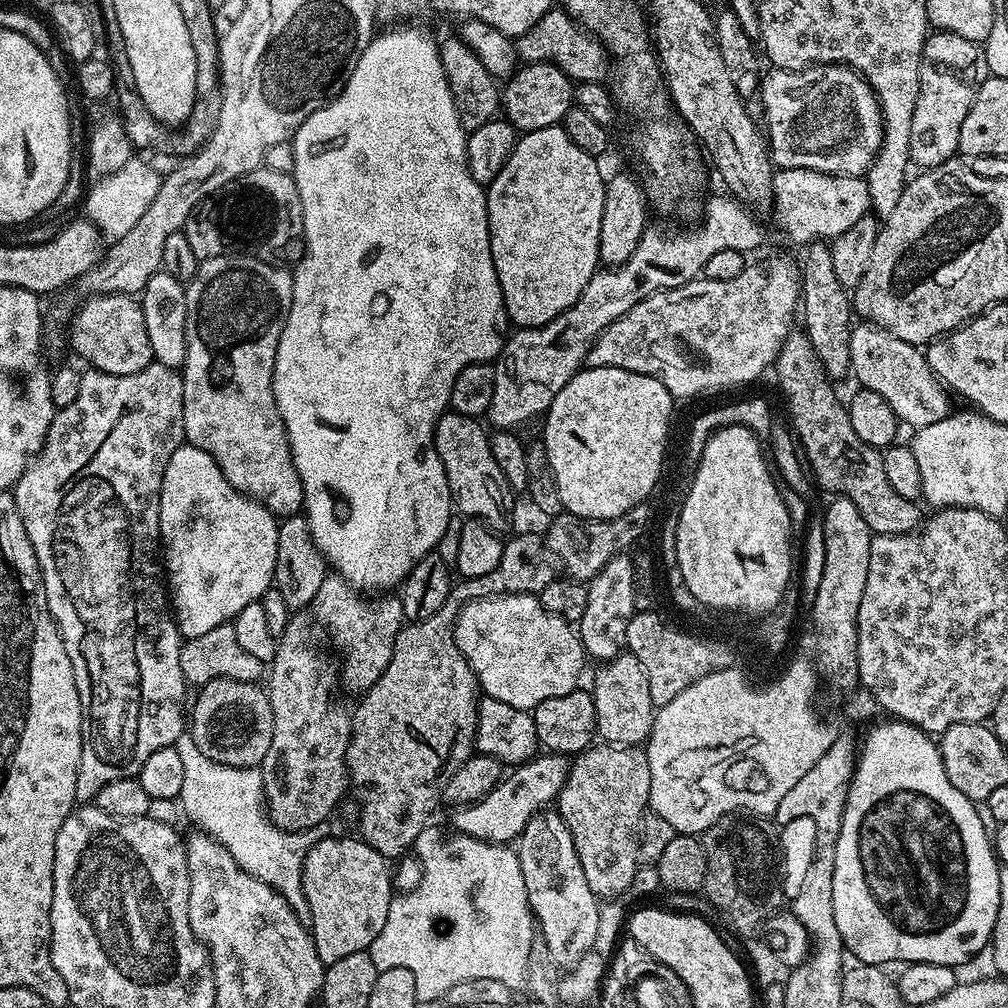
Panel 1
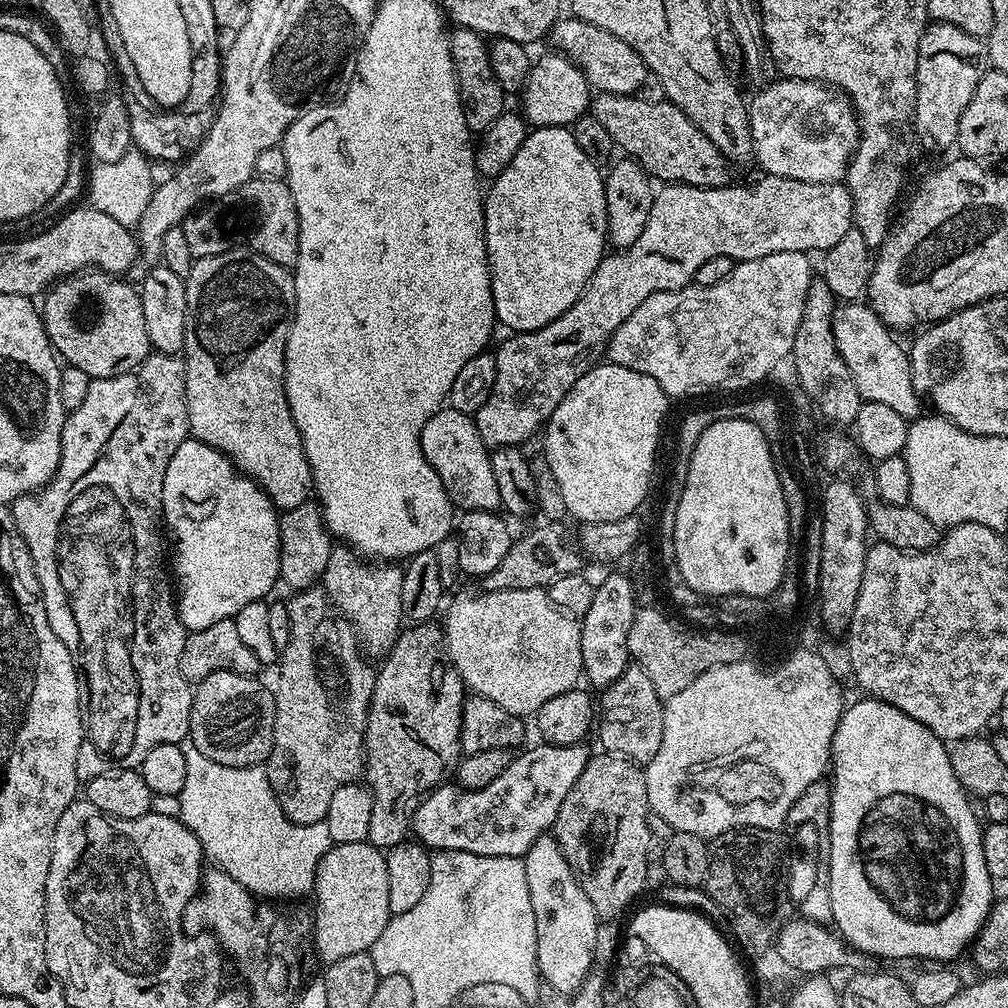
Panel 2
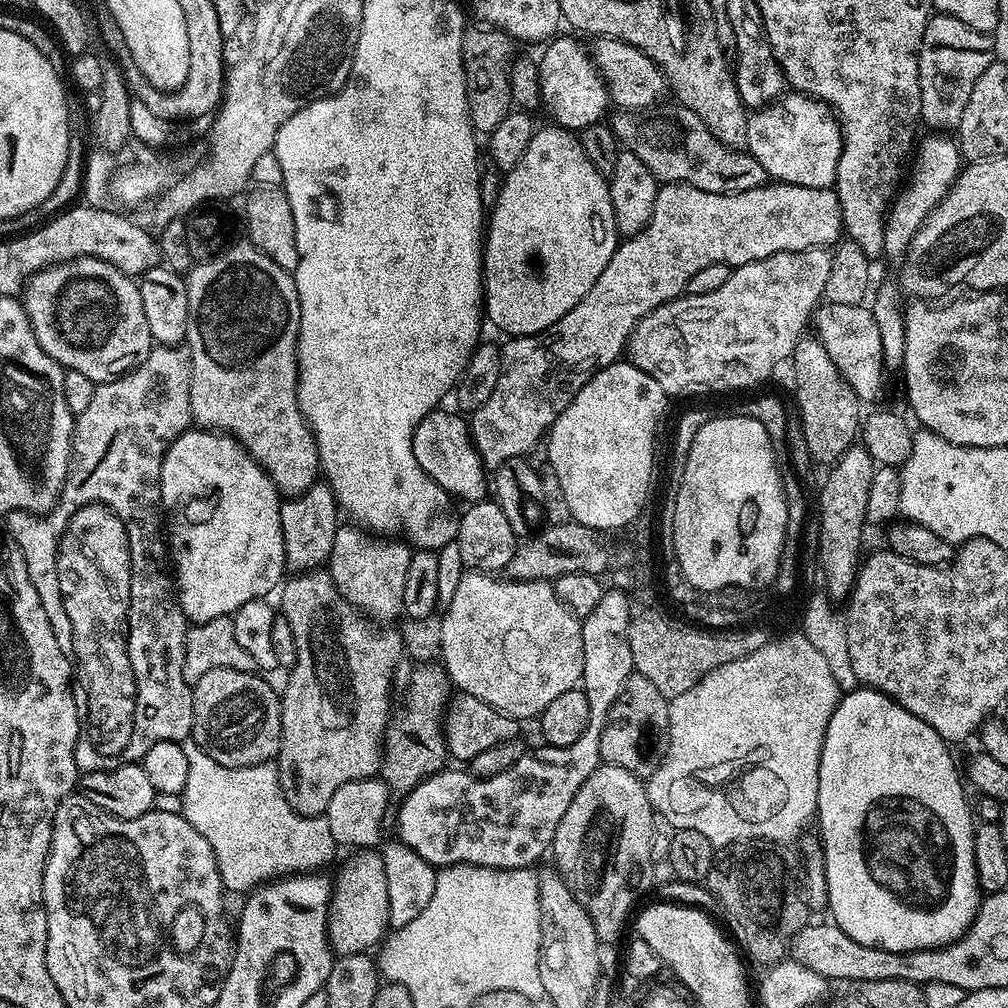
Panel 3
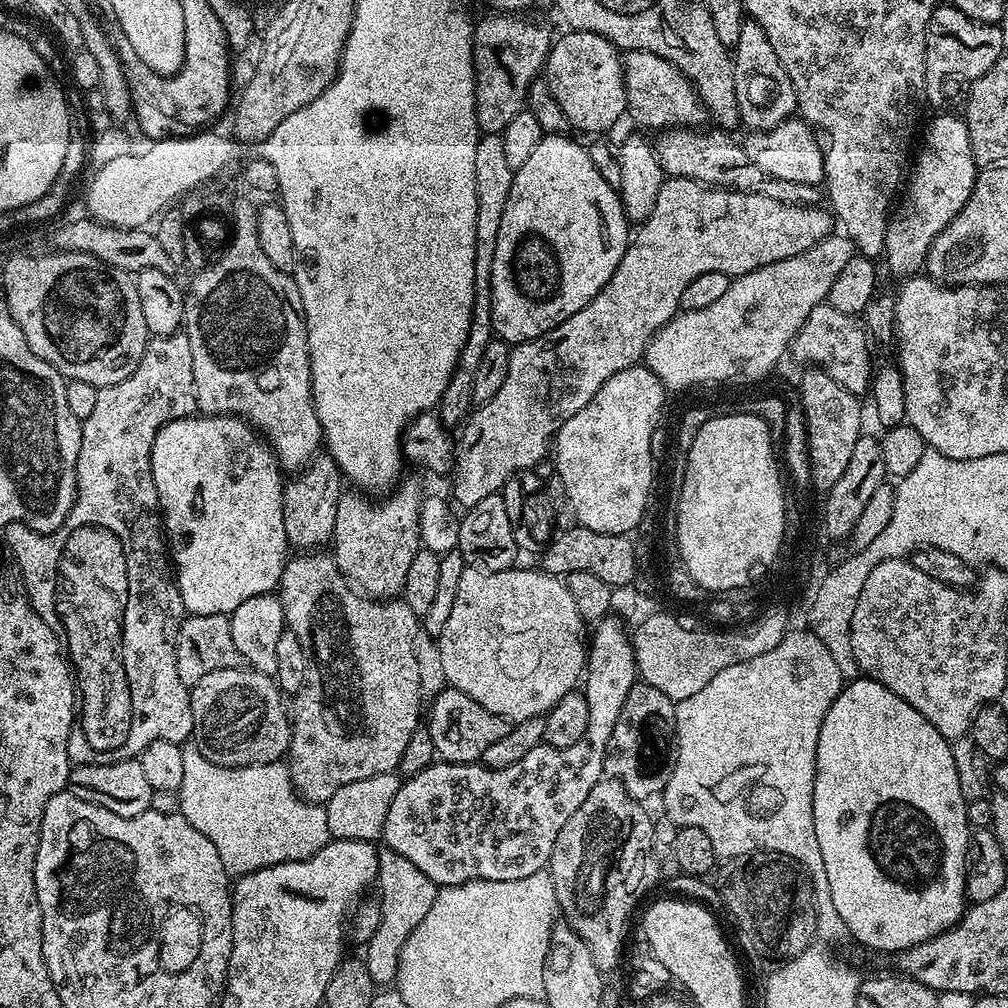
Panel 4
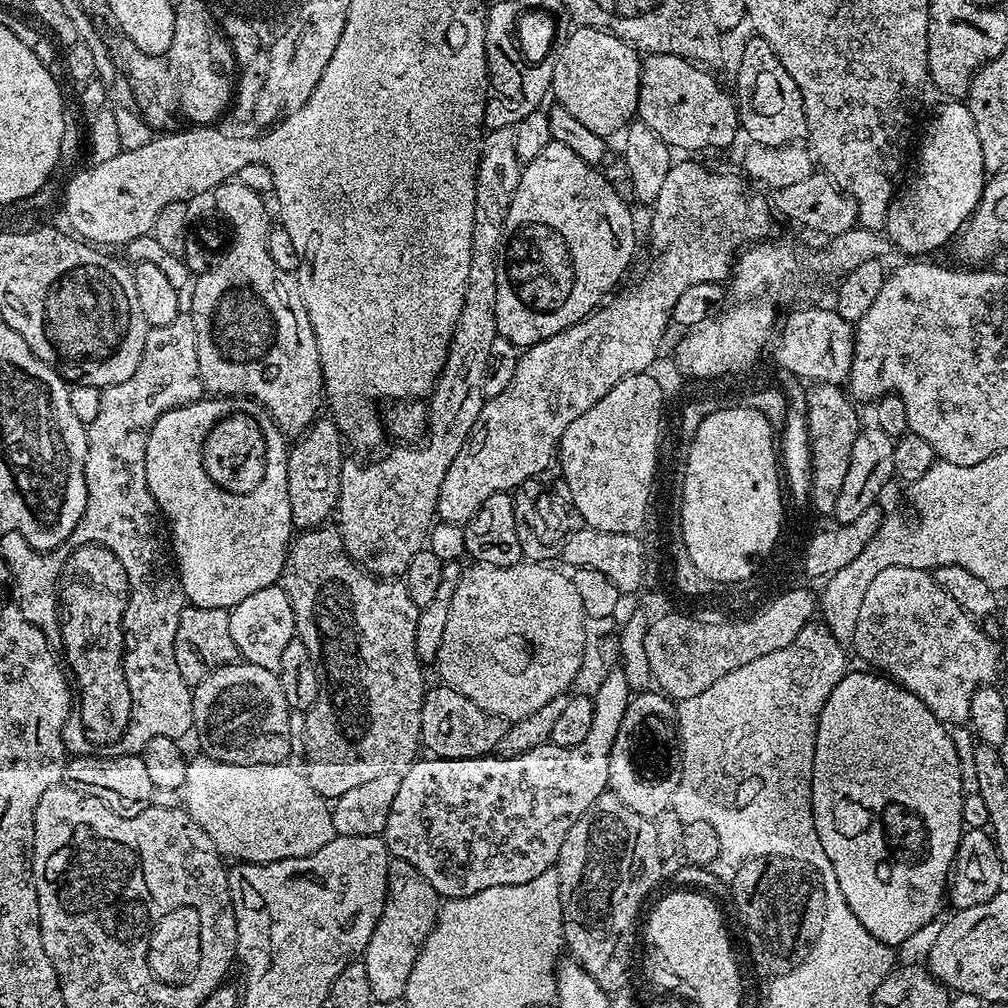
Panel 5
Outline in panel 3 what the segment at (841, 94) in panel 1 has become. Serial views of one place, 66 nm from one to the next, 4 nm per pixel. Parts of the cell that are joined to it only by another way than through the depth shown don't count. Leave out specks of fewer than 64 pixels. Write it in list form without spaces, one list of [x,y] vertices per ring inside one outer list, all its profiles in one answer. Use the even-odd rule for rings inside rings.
[[[795,90],[789,91],[780,99],[772,101],[764,108],[755,109],[749,115],[746,138],[746,151],[758,162],[762,162],[762,170],[766,170],[773,181],[811,188],[832,188],[835,185],[838,158],[844,145],[844,137],[840,134],[840,121],[836,119],[835,112],[821,100],[803,96]]]

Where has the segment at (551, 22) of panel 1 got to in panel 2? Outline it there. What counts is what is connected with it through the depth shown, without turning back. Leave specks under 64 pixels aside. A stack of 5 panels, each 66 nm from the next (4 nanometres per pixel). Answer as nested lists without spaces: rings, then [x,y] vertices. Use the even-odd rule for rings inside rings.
[[[568,14],[557,20],[556,25],[552,27],[551,40],[551,47],[561,56],[575,62],[596,92],[630,96],[639,93],[639,88],[650,80],[648,67],[644,65],[639,54],[629,44],[622,42],[622,38],[610,34],[610,30],[602,30],[602,26],[594,26]]]

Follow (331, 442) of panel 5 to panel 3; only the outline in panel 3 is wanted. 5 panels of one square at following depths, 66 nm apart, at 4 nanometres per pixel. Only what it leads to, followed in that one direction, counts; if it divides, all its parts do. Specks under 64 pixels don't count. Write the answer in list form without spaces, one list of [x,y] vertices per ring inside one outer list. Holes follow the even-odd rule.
[[[327,482],[311,484],[301,496],[293,496],[281,503],[284,563],[293,573],[311,572],[327,565],[330,550],[334,550],[334,534],[338,527],[336,512],[336,496]]]

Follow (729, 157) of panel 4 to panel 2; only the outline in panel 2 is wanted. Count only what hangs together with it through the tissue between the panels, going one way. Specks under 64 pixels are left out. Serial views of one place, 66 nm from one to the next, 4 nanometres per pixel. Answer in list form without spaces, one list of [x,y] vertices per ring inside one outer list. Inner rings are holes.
[[[596,92],[590,105],[590,114],[594,118],[598,118],[598,123],[610,133],[610,138],[615,142],[617,149],[637,160],[649,177],[655,178],[657,181],[660,179],[660,182],[679,182],[699,188],[729,187],[730,161],[724,157],[722,150],[718,150],[718,146],[714,146],[714,142],[710,142],[710,138],[706,138],[706,134],[702,134],[702,130],[698,130],[697,125],[690,122],[690,118],[686,118],[686,114],[682,114],[682,110],[678,110],[678,106],[674,106],[667,98],[639,100],[640,98],[636,94],[619,96],[618,94]]]

